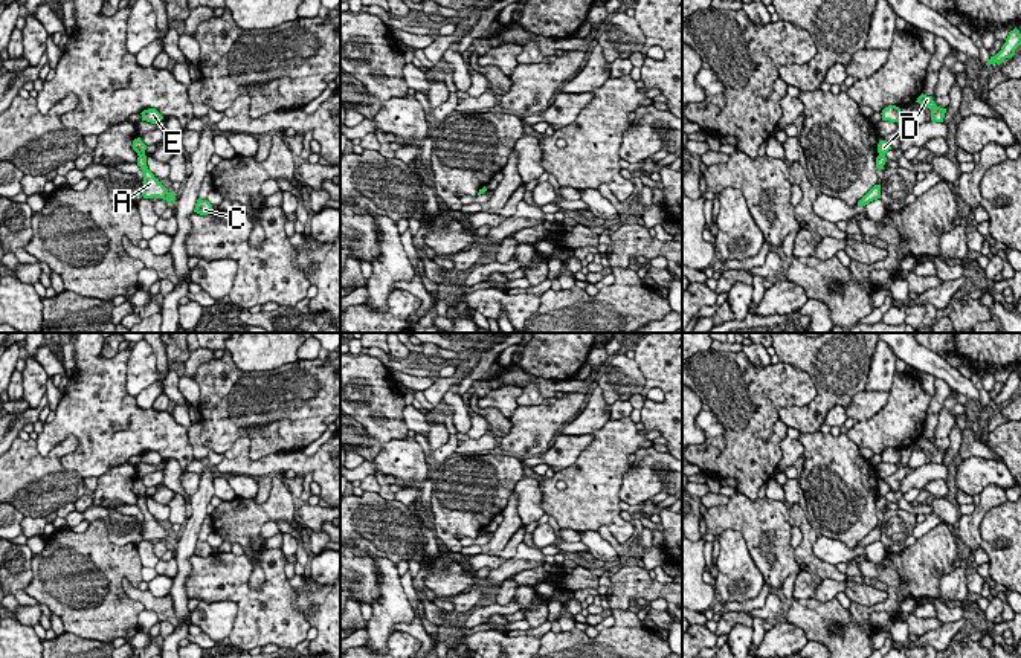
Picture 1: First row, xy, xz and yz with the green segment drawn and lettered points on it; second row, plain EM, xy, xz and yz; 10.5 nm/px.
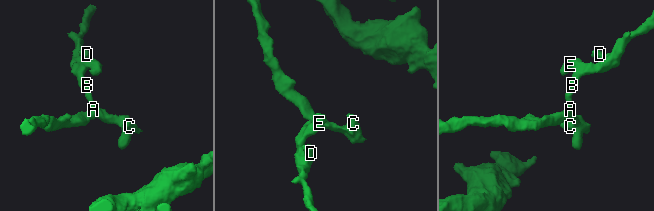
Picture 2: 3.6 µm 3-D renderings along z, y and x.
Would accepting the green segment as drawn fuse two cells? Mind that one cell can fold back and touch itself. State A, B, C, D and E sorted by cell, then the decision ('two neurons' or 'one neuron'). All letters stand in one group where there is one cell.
groups A C / B D E; two neurons

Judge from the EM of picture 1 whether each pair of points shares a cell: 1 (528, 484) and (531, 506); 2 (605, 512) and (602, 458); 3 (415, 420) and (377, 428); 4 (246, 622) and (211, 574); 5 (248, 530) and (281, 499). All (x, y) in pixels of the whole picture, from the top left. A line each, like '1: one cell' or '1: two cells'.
1: one cell
2: one cell
3: two cells
4: one cell
5: one cell

